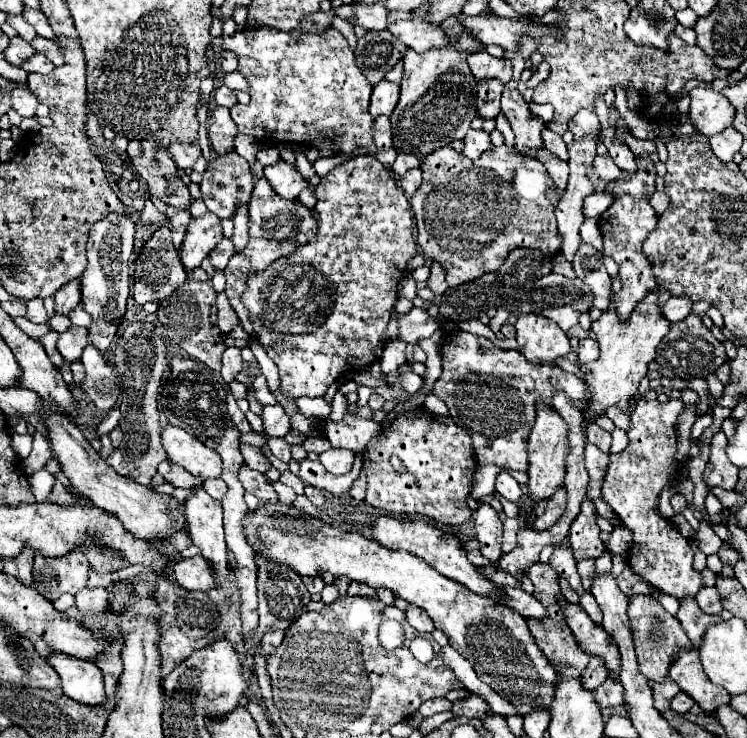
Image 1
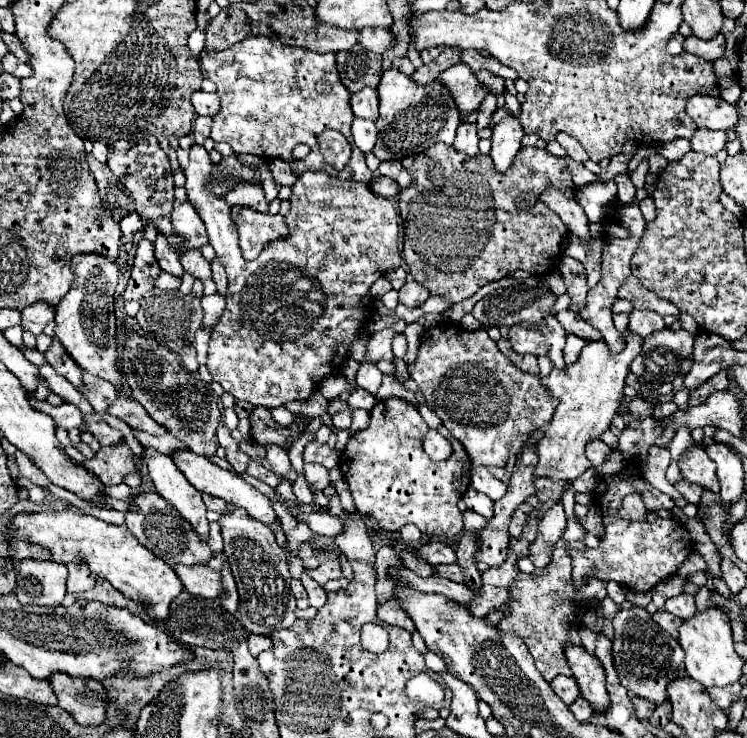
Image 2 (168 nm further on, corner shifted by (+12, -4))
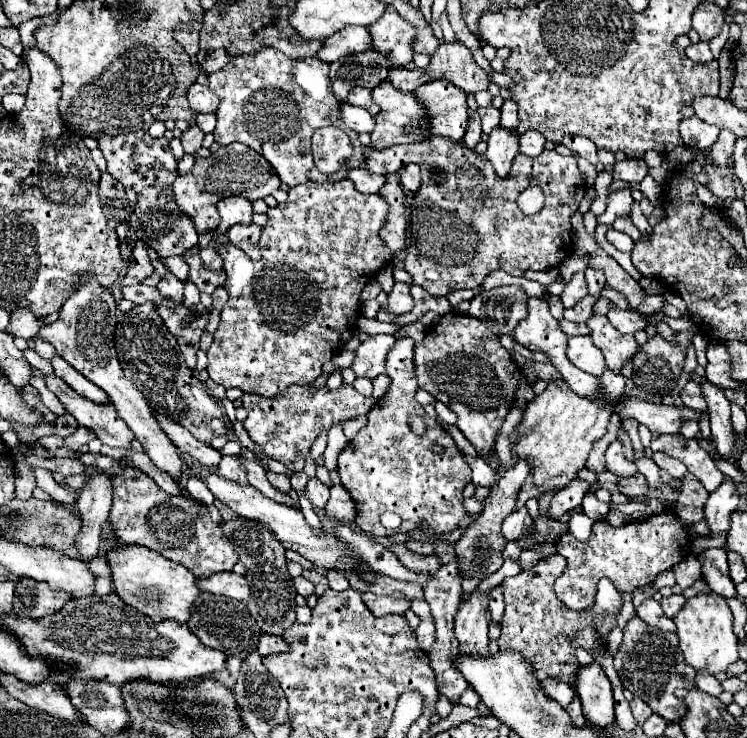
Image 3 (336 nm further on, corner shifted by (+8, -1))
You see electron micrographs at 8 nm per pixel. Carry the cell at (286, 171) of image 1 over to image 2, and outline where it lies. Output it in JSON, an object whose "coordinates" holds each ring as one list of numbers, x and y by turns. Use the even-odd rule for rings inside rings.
{"coordinates":[[238,185,226,195,226,203,232,207,248,207,260,213,266,213,268,209,268,201,260,185]]}

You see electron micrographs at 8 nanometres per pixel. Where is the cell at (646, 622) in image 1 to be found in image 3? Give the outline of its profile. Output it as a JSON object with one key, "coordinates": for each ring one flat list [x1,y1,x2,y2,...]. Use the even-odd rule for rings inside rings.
{"coordinates":[[634,616,624,628,624,640,614,656,614,668,622,680,622,686,636,698,642,698,664,720,678,722,686,714,684,702,676,696,676,690,694,688,696,670,684,660,676,634,656,630,656,626,650,628]]}

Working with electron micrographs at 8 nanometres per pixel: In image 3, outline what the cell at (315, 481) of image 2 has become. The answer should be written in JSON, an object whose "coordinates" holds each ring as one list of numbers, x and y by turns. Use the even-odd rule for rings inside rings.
{"coordinates":[[310,478,306,484,306,496,310,498,310,502,316,510,322,510,330,498,330,488,324,486,318,478]]}

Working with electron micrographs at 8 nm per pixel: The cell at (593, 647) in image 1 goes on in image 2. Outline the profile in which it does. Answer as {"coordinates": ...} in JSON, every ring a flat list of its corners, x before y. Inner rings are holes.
{"coordinates":[[568,645,566,659,568,667,572,669,572,677,580,687,580,695,592,705,596,713,606,713,610,697,606,693,604,669,600,661,594,655,586,653,584,647,574,647,574,645]]}

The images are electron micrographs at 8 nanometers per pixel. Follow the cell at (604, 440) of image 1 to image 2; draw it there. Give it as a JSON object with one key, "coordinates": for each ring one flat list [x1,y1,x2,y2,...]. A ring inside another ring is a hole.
{"coordinates":[[590,441,586,453,588,453,588,459,592,461,592,465,598,467,598,465,606,463,608,455,612,453,612,449,610,449,606,443,602,443,602,441]]}

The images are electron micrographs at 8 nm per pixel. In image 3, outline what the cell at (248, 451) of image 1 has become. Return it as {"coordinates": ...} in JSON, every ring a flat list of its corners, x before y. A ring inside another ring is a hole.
{"coordinates":[[266,470,266,476,268,476,268,480,272,482,272,486,274,486,276,490,280,490,280,492,290,492,290,490,292,490,292,486,290,486,290,476,286,476,286,474,276,474,276,472,272,472,272,470]]}

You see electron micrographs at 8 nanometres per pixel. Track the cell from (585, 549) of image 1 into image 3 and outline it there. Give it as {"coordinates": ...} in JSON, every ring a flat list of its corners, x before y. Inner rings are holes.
{"coordinates":[[552,554,548,558,544,558,542,562,538,562,536,566,532,566,530,570,524,570,522,574,514,576,514,578,506,578,502,582,502,594,504,594,504,618,500,622,502,634,498,638,498,646,500,650,516,650,520,652,528,662,532,662,536,676,540,680,544,678,560,678,564,682,574,682,576,678,576,668,578,668,578,660,574,650,578,646,586,648,586,650,598,650,606,644,606,636,608,632,616,626,616,614,622,606,622,598,618,594,618,590,614,588,612,582,608,580,600,580,598,592,596,592,596,600,594,606,590,606,588,610,568,610,554,592,554,580,562,574,562,570,566,568,566,558,560,554]]}

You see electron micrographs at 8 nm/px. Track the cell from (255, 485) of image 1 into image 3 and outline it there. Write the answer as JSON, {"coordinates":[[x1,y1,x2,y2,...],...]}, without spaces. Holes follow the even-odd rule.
{"coordinates":[[243,517,224,522,224,534,230,538,234,550,238,552,240,562,246,566,246,578,252,586,252,598,248,598,246,606,250,614,256,618,262,632,282,636,284,630,296,622,296,588,292,576,286,570,284,546,272,538,272,534,258,522,252,522]]}

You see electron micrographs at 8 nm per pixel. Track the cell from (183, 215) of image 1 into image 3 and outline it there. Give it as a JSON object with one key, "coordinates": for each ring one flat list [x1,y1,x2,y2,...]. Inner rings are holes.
{"coordinates":[[154,258,154,260,152,260,152,266,156,268,156,272,158,272,160,278,162,278,162,282,156,286,156,288,160,290,160,294,162,294,162,296,170,296,170,298,174,298,176,302,182,302,182,298,184,298,184,282,180,282,180,280,164,266,162,258]]}

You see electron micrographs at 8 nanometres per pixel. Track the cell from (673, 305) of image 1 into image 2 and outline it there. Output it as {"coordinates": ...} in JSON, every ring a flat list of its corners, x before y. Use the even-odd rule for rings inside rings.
{"coordinates":[[634,309,632,313,630,313,630,321,628,321,628,331,630,333,636,333,638,337,648,337,650,333,654,333,654,331,660,331,660,329,664,329,666,325,664,325,664,319,658,315,658,313,654,313,654,311,638,311,638,309]]}

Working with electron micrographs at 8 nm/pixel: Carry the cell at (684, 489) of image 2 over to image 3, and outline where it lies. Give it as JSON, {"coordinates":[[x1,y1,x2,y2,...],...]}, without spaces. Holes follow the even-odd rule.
{"coordinates":[[656,452,652,458,662,470,666,470,678,482,682,482,682,478,688,474,688,468,684,464,680,464,680,460,674,460,674,458,666,456,664,452]]}

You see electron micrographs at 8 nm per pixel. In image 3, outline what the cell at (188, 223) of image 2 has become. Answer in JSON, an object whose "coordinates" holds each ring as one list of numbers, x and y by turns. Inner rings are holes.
{"coordinates":[[228,144,216,150,208,158,196,158,194,168,186,176,178,176,174,182,174,198,178,208,188,214,188,218,194,222,196,232,204,234,210,228,216,228,220,222,216,202,224,198,226,194,240,194,248,200,258,200,266,198,280,186,280,180,272,166,252,148,244,144]]}

